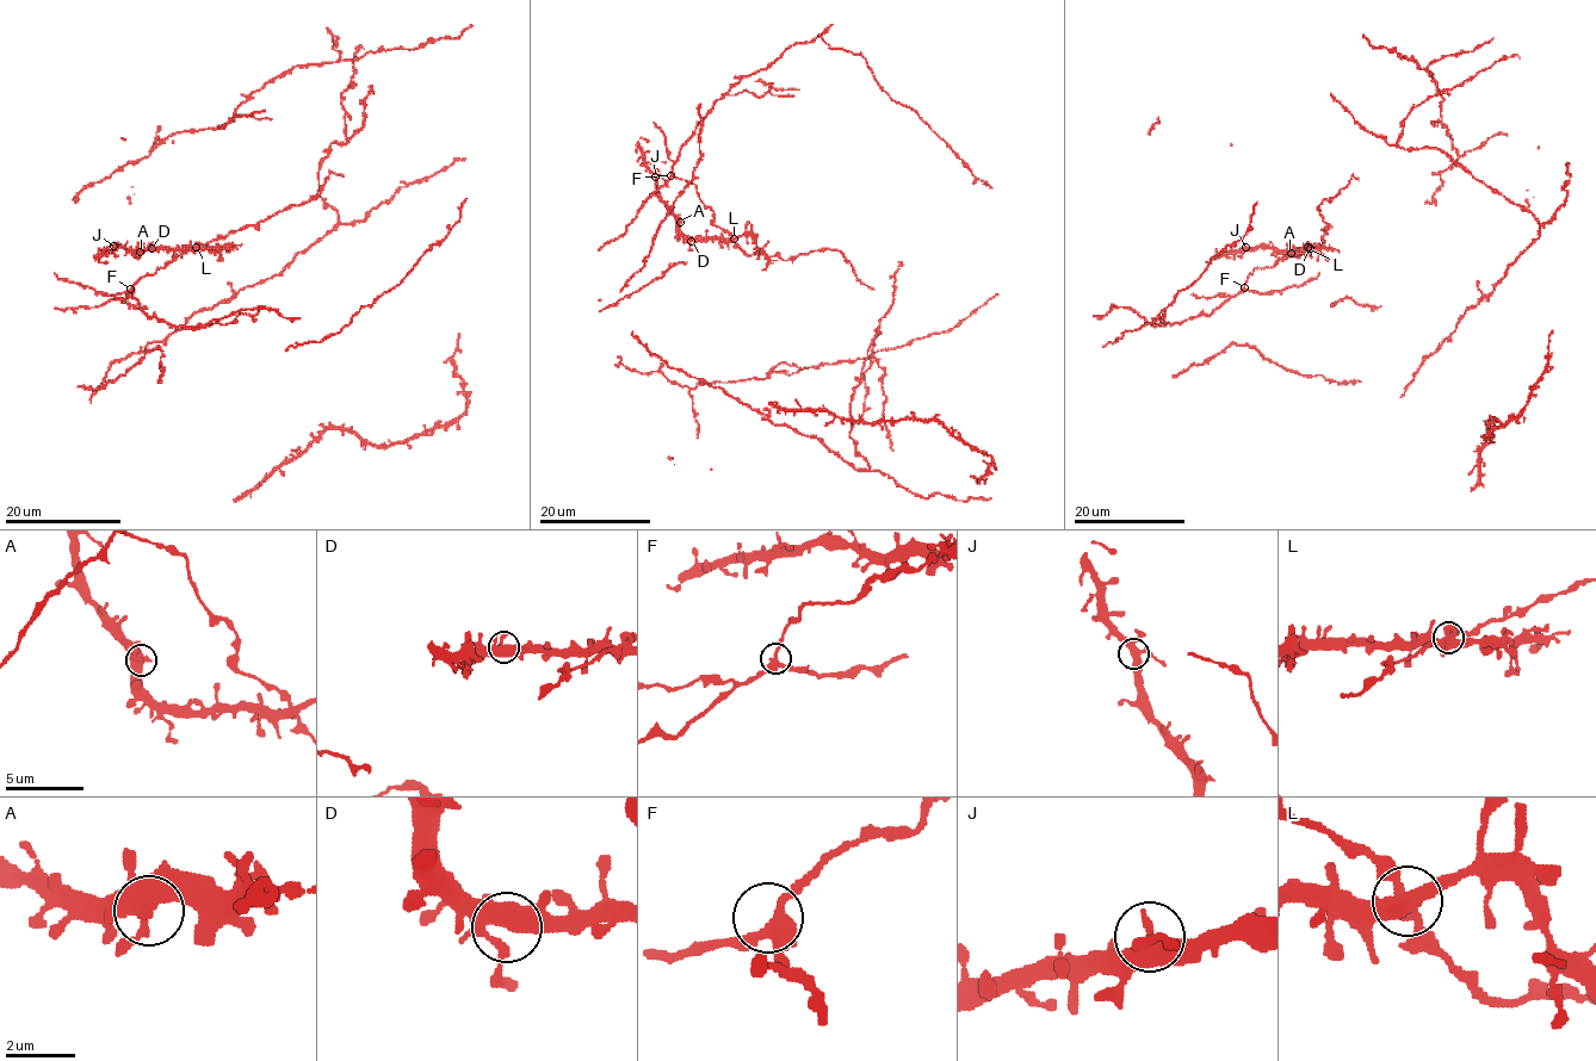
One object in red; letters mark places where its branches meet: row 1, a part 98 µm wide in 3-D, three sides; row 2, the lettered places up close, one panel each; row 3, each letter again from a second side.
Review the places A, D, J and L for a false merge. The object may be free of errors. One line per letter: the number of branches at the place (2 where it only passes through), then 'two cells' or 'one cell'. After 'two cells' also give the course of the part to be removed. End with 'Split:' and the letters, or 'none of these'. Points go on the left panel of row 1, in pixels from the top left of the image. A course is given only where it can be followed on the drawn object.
A: branches 5; one cell
D: branches 5; one cell
J: branches 3; one cell
L: branches 5; one cell
Split: none of these

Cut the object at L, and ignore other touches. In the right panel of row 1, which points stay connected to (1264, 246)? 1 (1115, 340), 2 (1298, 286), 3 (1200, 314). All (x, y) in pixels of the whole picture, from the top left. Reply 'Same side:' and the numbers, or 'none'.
Same side: 1

